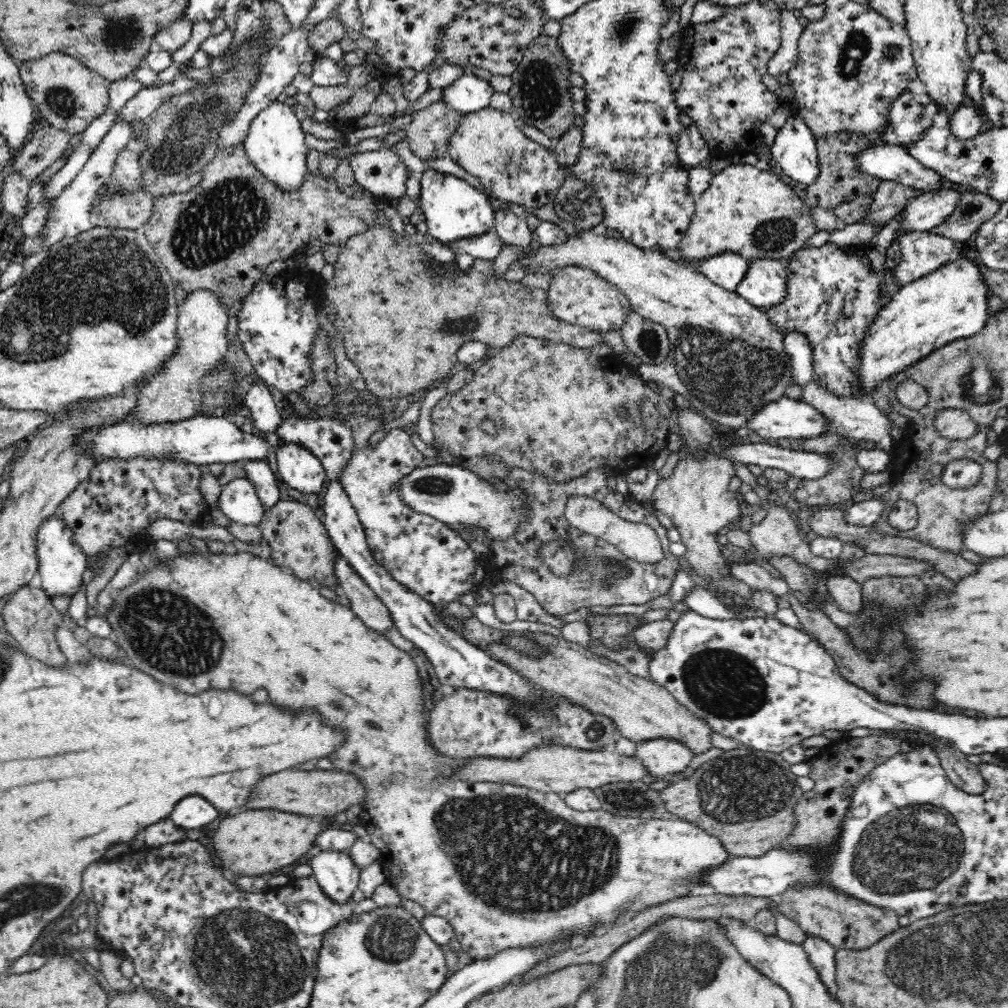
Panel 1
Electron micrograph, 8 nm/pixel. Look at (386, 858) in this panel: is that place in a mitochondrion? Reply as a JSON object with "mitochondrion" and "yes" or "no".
{"mitochondrion":"no"}

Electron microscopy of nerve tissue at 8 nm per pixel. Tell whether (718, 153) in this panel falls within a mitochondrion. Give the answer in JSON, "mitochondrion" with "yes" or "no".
{"mitochondrion":"no"}

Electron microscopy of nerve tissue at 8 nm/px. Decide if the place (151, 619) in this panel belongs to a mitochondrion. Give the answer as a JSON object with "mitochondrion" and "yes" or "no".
{"mitochondrion":"yes"}

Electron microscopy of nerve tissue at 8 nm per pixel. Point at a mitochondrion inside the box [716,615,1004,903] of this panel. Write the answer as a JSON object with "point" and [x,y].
{"point":[919,846]}

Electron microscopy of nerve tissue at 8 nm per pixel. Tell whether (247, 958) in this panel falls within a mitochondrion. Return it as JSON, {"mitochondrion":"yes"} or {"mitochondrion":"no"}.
{"mitochondrion":"yes"}

